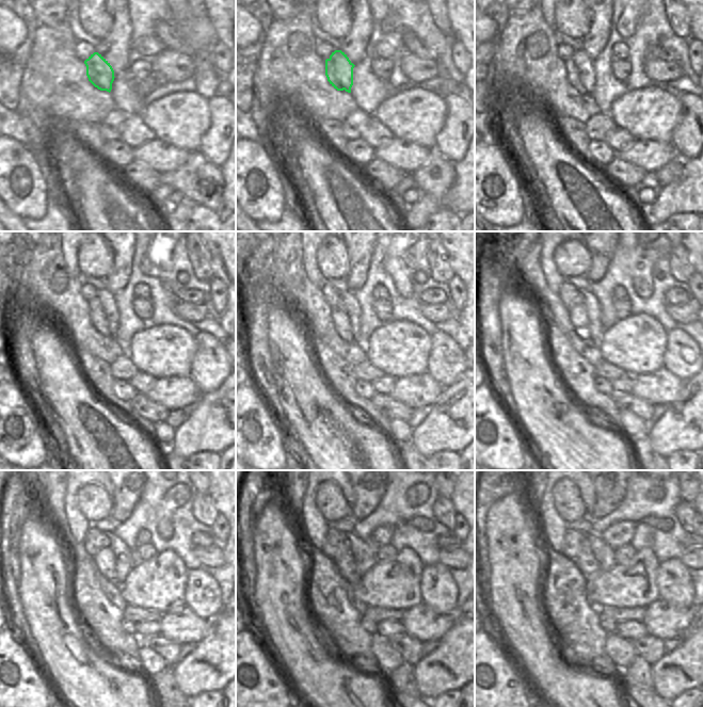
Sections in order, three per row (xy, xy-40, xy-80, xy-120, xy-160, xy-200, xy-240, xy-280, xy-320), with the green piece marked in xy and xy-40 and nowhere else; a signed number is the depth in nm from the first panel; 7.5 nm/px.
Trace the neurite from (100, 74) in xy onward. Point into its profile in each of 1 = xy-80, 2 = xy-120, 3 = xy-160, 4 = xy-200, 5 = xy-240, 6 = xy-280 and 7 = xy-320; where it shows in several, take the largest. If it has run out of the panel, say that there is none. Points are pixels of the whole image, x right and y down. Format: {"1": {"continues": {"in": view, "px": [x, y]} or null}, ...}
{"1": {"continues": {"in": "xy-80", "px": [580, 67]}}, "2": {"continues": {"in": "xy-120", "px": [102, 309]}}, "3": {"continues": {"in": "xy-160", "px": [346, 312]}}, "4": {"continues": {"in": "xy-200", "px": [586, 318]}}, "5": {"continues": {"in": "xy-240", "px": [115, 561]}}, "6": {"continues": {"in": "xy-280", "px": [353, 560]}}, "7": {"continues": {"in": "xy-320", "px": [596, 556]}}}

